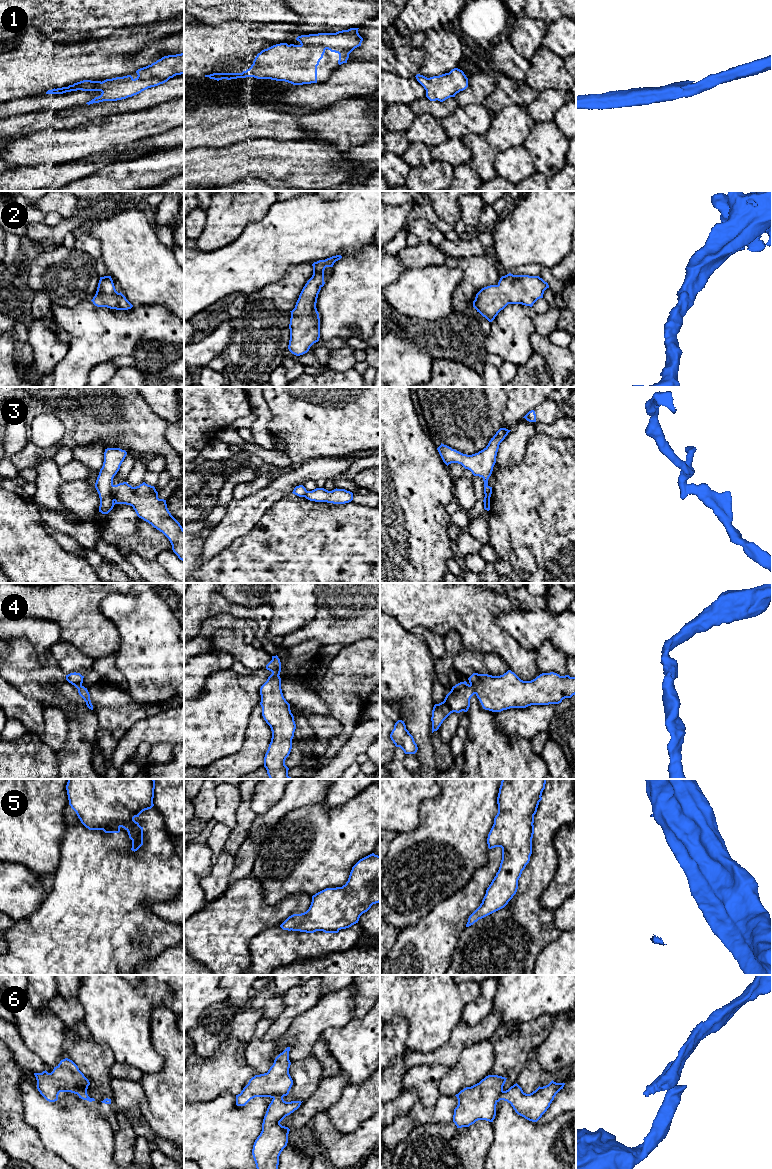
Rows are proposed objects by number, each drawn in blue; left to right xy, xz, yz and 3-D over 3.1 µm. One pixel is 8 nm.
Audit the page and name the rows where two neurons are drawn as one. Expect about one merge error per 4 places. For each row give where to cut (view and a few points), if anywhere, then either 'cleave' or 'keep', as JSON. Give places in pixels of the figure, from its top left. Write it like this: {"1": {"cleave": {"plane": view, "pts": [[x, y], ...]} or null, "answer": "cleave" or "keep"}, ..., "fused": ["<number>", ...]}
{"1": {"cleave": null, "answer": "keep"}, "2": {"cleave": null, "answer": "keep"}, "3": {"cleave": {"plane": "xy", "pts": [[112, 484], [111, 496], [114, 500]]}, "answer": "cleave"}, "4": {"cleave": null, "answer": "keep"}, "5": {"cleave": {"plane": "xy", "pts": [[129, 836], [137, 837], [141, 845]]}, "answer": "cleave"}, "6": {"cleave": {"plane": "xy", "pts": [[86, 1093], [79, 1092], [77, 1094]]}, "answer": "cleave"}, "fused": ["3", "5", "6"]}

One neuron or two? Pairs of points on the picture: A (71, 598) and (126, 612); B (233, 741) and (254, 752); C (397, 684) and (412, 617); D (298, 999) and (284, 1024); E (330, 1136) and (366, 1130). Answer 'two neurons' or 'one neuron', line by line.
A: two neurons
B: two neurons
C: two neurons
D: one neuron
E: one neuron

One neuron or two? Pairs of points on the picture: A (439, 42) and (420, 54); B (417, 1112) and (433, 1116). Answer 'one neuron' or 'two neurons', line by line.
A: two neurons
B: one neuron

